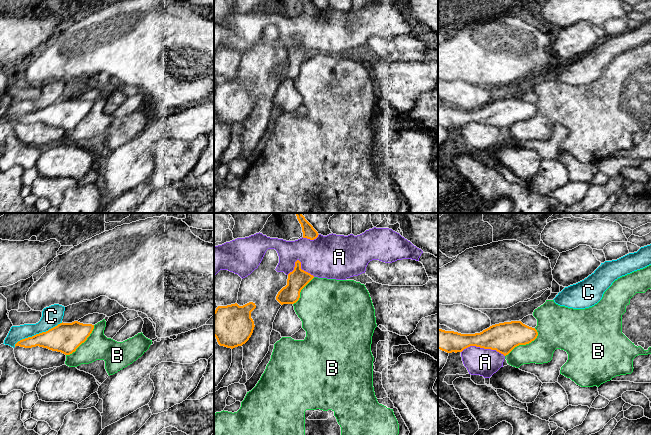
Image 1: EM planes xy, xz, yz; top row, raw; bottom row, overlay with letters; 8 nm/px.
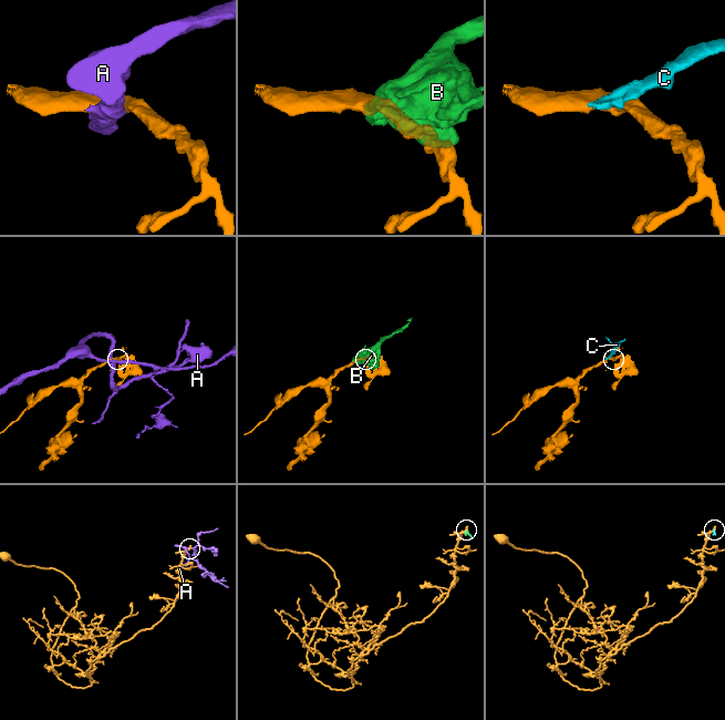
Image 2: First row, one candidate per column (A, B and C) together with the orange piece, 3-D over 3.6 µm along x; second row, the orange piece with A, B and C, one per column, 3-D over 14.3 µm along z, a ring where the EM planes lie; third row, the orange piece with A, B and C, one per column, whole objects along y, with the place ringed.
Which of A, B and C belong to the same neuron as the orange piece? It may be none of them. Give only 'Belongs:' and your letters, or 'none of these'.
Belongs: none of these

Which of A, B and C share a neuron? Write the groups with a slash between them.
A / B / C

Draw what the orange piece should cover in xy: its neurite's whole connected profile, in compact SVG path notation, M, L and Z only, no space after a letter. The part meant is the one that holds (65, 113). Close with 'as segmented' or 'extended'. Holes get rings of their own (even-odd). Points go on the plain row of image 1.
M78 97L62 98L46 108L18 117L15 123L32 124L39 122L70 131L87 116L93 105L94 101L92 100L83 100Z; as segmented

